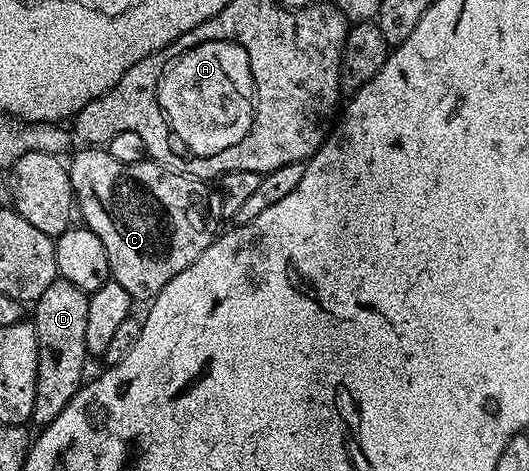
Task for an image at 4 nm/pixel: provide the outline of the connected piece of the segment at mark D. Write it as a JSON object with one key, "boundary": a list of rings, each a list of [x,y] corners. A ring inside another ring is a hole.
{"boundary":[[[58,276],[31,306],[31,321],[37,333],[37,399],[33,405],[32,425],[44,428],[67,408],[83,385],[85,337],[89,294]],[[33,314],[33,315],[32,315]]]}

